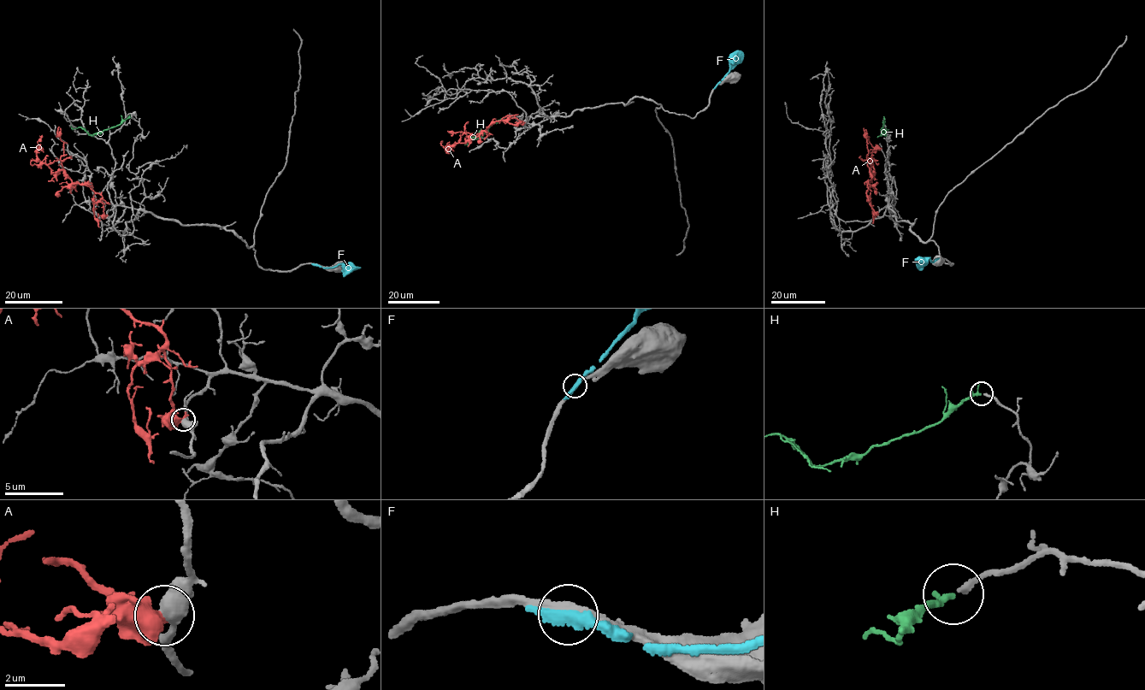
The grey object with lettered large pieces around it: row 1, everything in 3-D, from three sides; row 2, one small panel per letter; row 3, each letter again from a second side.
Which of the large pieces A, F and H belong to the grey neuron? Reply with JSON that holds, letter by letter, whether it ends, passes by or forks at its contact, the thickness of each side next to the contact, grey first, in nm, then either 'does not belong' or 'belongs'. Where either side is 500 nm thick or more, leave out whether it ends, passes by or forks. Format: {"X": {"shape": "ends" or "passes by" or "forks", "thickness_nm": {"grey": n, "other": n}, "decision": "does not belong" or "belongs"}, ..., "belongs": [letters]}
{"A": {"thickness_nm": {"grey": 440, "other": 600}, "decision": "does not belong"}, "F": {"shape": "passes by", "thickness_nm": {"grey": 240, "other": 360}, "decision": "does not belong"}, "H": {"shape": "ends", "thickness_nm": {"grey": 190, "other": 220}, "decision": "belongs"}, "belongs": ["H"]}

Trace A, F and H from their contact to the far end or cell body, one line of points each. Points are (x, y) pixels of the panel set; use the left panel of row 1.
A: (106, 216), (101, 196), (87, 185), (73, 183), (62, 170), (52, 173), (40, 161), (38, 142), (42, 135)
F: (315, 264), (322, 268), (333, 268), (339, 264), (360, 267)
H: (130, 117), (117, 126), (92, 134), (85, 129), (72, 129), (71, 126)

